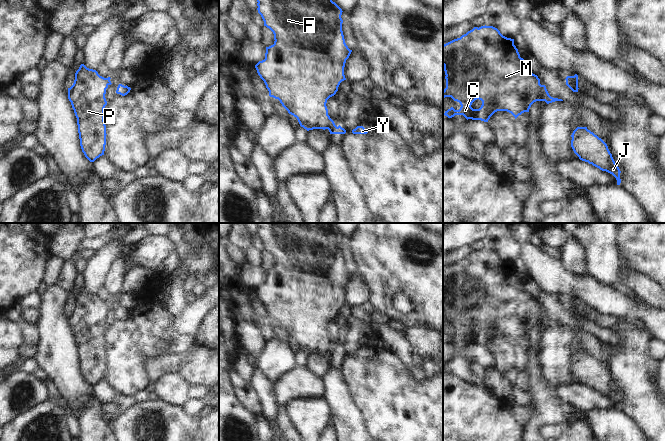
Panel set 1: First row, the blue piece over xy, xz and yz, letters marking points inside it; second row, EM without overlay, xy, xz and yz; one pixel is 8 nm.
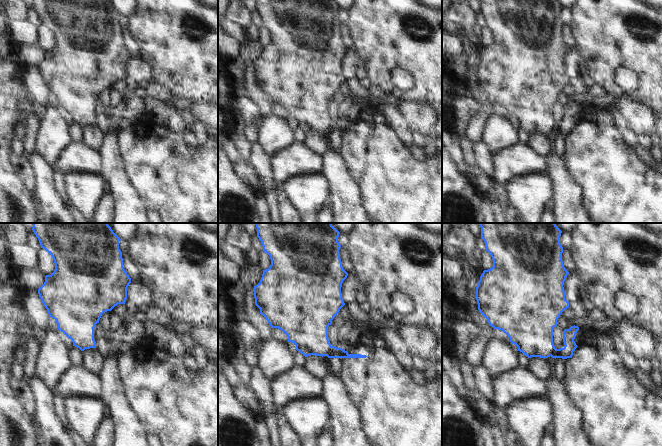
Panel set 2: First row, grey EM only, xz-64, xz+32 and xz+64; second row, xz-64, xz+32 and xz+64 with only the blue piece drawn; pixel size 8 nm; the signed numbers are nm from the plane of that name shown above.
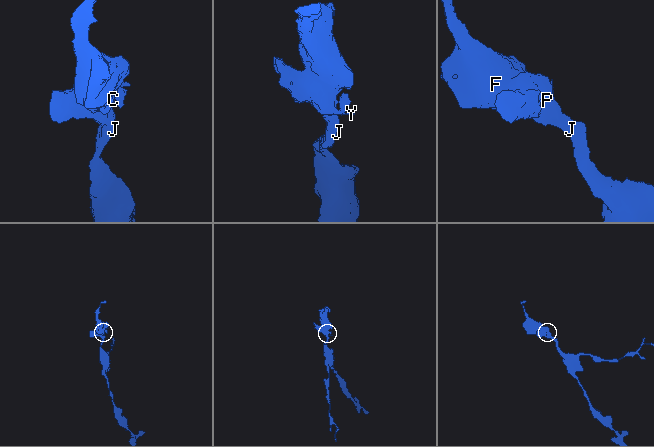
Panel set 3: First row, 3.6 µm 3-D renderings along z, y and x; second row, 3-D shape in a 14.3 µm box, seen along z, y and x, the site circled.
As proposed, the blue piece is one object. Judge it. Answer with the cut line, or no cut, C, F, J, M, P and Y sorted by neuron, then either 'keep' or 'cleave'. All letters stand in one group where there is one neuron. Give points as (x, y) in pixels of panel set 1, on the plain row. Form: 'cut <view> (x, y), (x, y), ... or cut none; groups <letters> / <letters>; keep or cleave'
cut xz (333, 345), (327, 352); groups C F J M P / Y; cleave

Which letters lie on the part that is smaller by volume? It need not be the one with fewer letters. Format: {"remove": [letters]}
{"remove": ["Y"]}

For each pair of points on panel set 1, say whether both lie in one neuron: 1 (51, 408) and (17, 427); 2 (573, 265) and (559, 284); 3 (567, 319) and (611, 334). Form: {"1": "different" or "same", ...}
{"1": "same", "2": "different", "3": "different"}

